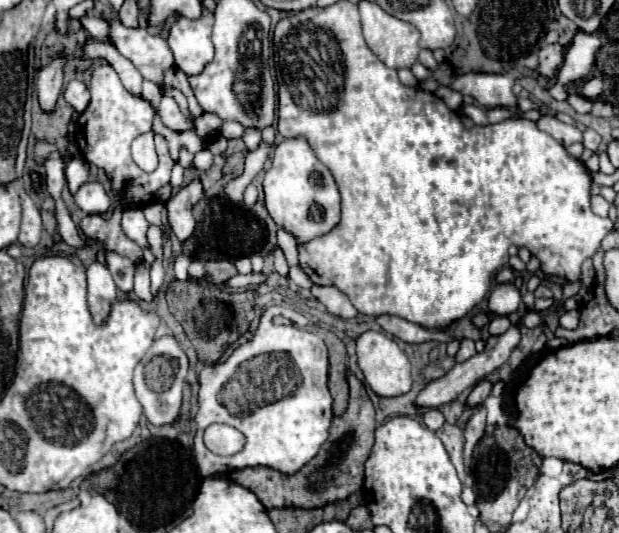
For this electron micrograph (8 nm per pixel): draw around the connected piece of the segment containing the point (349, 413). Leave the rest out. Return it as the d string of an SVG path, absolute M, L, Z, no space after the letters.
M348 370L348 384L350 384L350 404L346 412L334 418L330 426L330 436L320 448L320 452L296 474L282 474L270 470L266 466L242 468L234 470L230 478L252 490L258 500L266 508L282 508L282 506L298 506L298 508L320 508L340 498L348 498L352 492L362 488L364 482L364 462L374 444L374 406L366 394L364 384Z

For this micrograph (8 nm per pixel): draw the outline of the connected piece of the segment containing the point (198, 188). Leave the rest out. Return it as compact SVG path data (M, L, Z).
M194 178L190 184L182 186L180 192L170 198L166 202L166 210L168 210L168 222L174 230L174 234L178 236L180 242L184 242L186 238L192 236L194 228L196 228L196 220L192 216L192 208L194 204L204 196L204 188L202 188L202 180Z

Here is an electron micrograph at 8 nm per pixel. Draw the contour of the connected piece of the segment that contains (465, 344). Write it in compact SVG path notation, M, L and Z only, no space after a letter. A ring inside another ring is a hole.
M462 340L462 346L460 346L458 354L456 354L456 360L458 360L458 362L464 362L464 360L468 360L468 358L474 356L474 354L476 354L474 342L472 342L472 340Z

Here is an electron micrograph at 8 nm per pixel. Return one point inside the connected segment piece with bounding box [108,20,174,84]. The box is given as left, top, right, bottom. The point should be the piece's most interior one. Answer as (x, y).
(150, 54)

